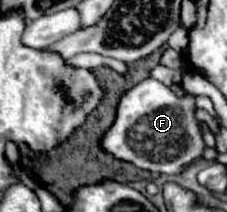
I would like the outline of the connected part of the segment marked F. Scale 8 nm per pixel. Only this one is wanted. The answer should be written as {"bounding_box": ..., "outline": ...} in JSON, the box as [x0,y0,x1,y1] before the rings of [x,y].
{"bounding_box":[103,77,205,175],"outline":[[[147,77],[121,97],[117,119],[103,137],[103,149],[107,149],[117,159],[133,163],[139,169],[179,175],[205,151],[203,123],[195,117],[195,111],[197,105],[193,93],[177,95],[161,81]]]}

